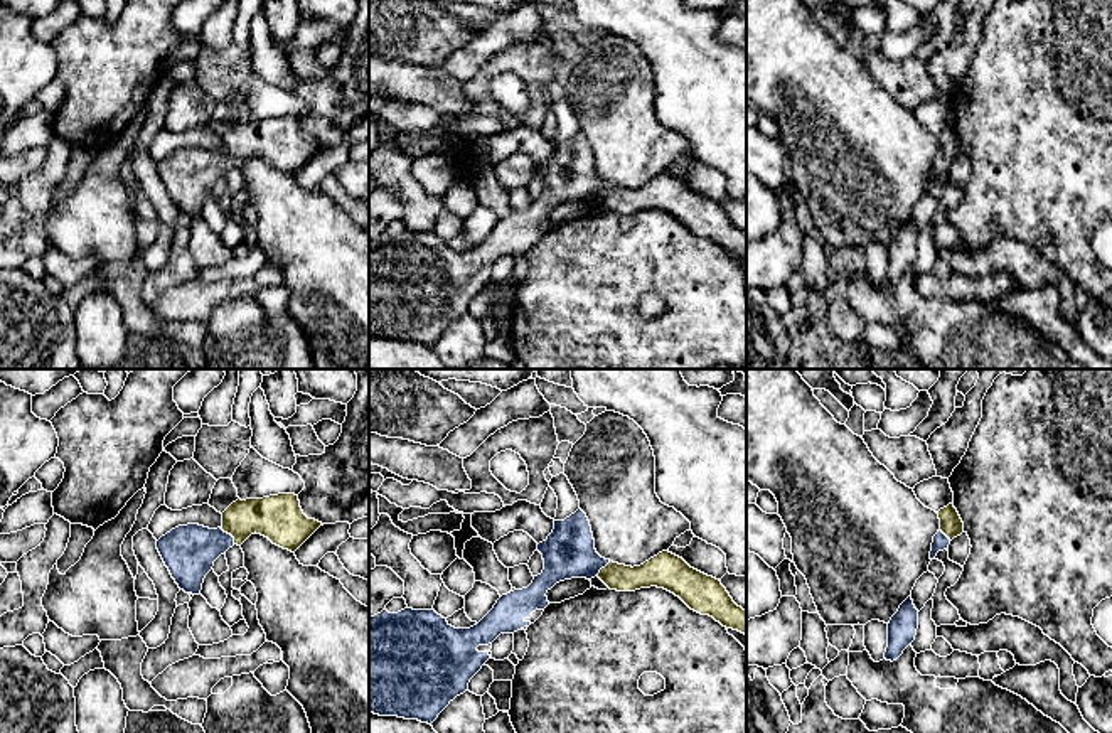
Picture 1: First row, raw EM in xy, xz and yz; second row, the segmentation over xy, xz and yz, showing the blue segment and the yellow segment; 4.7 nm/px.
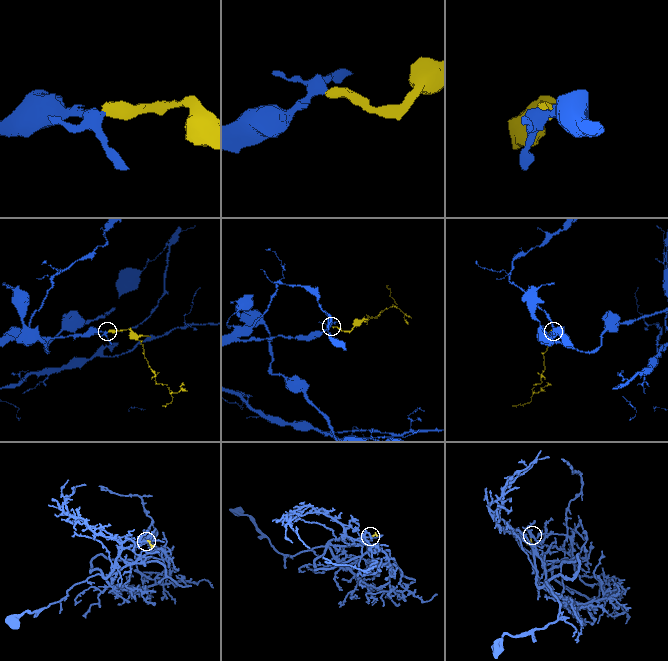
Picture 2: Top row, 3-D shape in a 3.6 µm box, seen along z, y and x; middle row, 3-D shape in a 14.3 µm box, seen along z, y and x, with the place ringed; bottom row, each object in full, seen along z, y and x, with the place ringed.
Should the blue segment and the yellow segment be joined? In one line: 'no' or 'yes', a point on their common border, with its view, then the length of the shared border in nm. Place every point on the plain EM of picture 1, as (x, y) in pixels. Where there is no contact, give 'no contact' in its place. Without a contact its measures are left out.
yes; contact xy (229, 157); length 110 nm

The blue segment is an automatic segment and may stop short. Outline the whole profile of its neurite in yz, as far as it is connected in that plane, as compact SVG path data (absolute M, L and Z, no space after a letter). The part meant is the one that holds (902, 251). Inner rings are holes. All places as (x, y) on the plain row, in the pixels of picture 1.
M908 219L888 246L886 283L896 283L903 273L912 268L918 251L918 233Z

